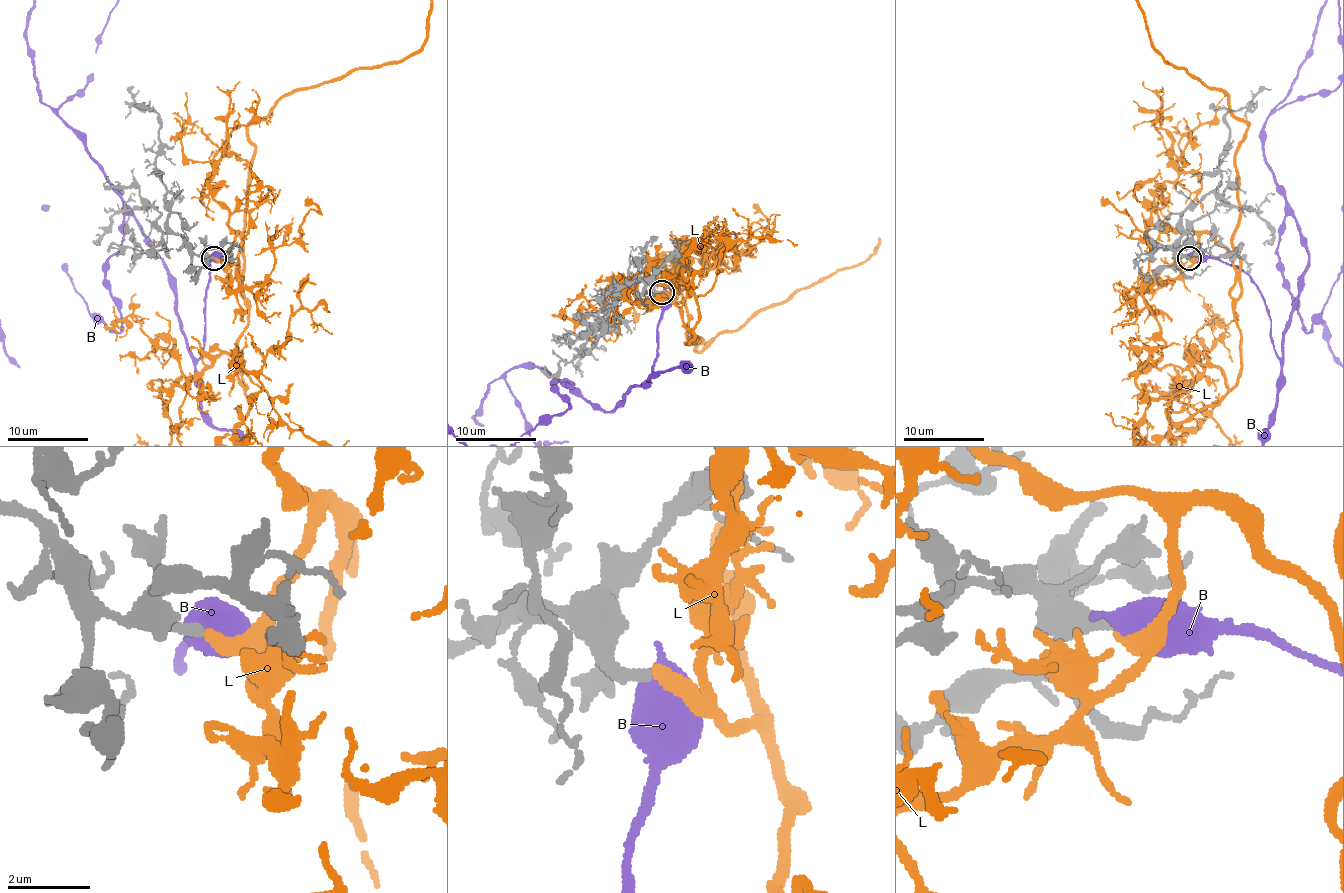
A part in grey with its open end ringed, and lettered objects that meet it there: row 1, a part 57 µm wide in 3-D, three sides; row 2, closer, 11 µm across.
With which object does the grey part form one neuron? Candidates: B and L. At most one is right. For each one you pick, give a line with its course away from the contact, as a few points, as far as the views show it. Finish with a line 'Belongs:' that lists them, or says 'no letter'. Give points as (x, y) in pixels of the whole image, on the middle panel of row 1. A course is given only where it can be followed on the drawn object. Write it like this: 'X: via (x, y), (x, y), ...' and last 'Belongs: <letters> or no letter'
L: via (663, 291), (685, 305), (699, 350), (870, 257), (880, 239), (874, 206), (872, 239), (849, 281), (857, 291)
Belongs: L

